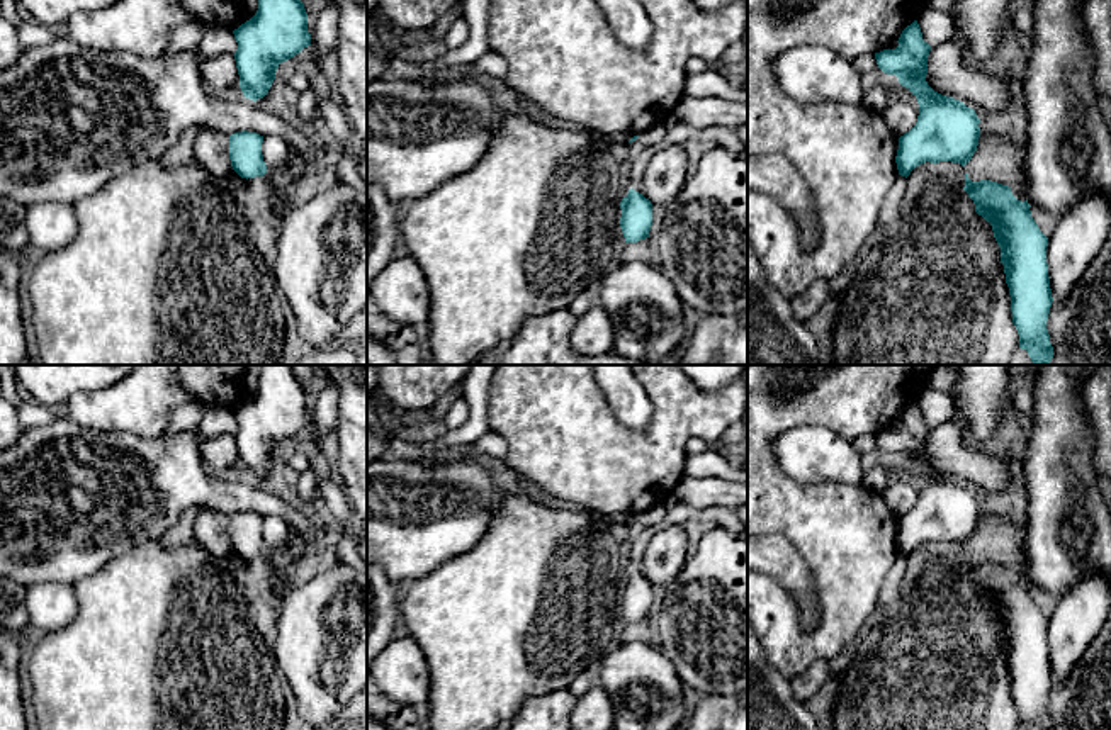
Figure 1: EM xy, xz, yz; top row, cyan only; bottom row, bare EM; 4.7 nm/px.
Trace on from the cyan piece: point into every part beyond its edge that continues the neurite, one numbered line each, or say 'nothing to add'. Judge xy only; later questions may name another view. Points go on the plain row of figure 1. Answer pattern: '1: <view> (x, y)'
nothing to add

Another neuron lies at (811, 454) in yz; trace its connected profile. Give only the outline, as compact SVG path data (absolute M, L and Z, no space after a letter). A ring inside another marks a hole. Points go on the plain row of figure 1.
M821 424L788 430L773 441L773 452L780 469L798 484L834 480L858 486L865 475L851 440Z

